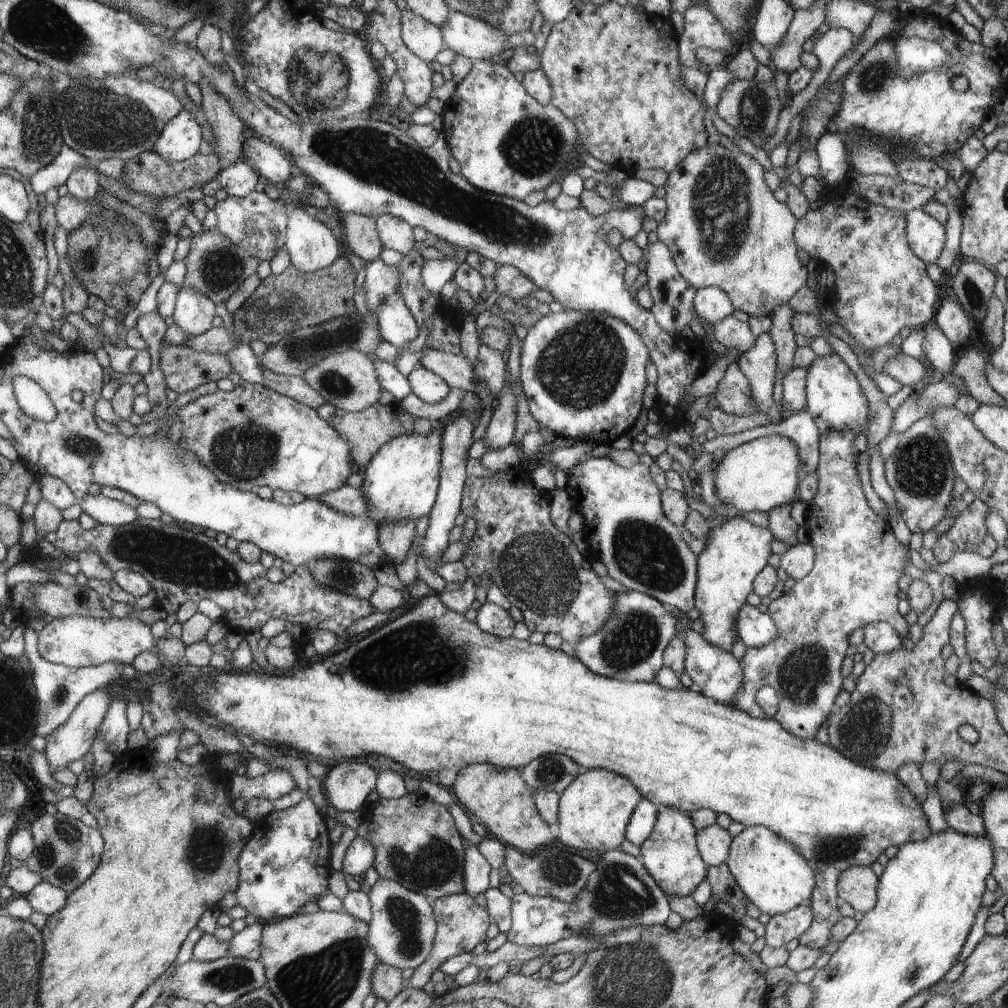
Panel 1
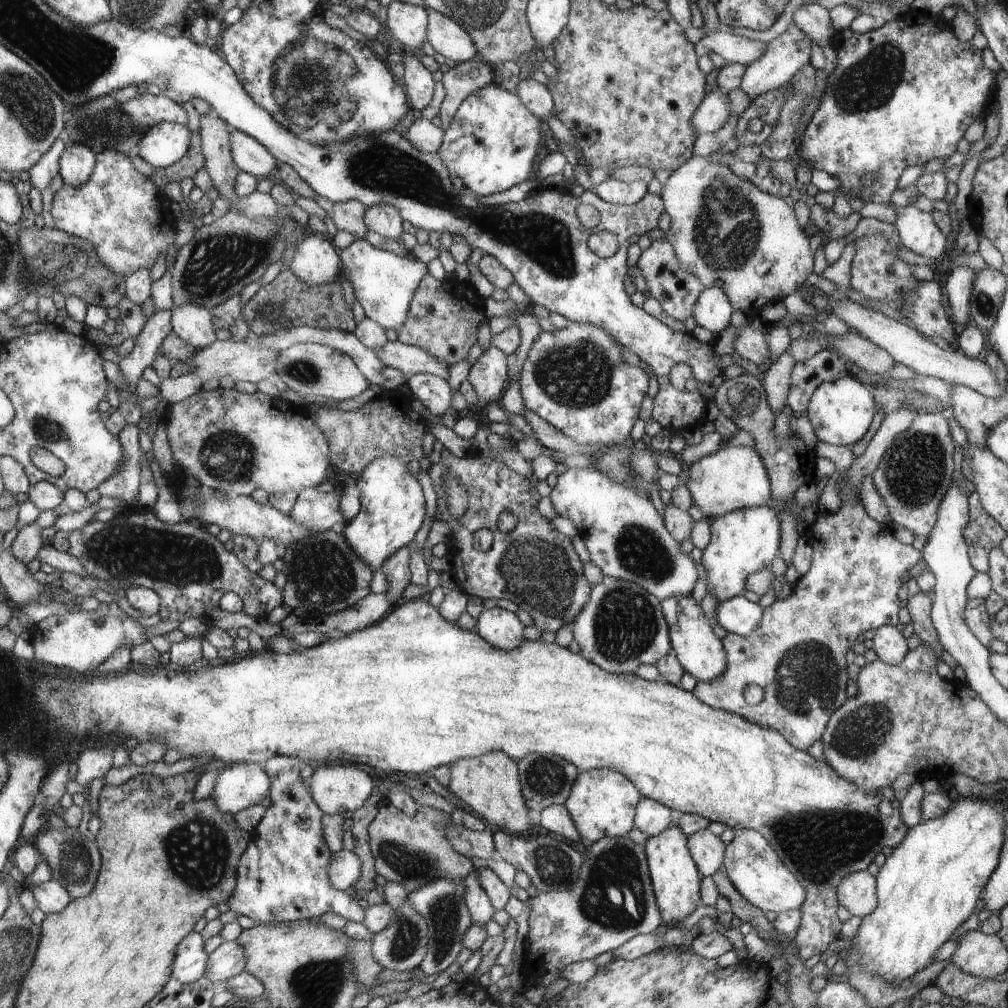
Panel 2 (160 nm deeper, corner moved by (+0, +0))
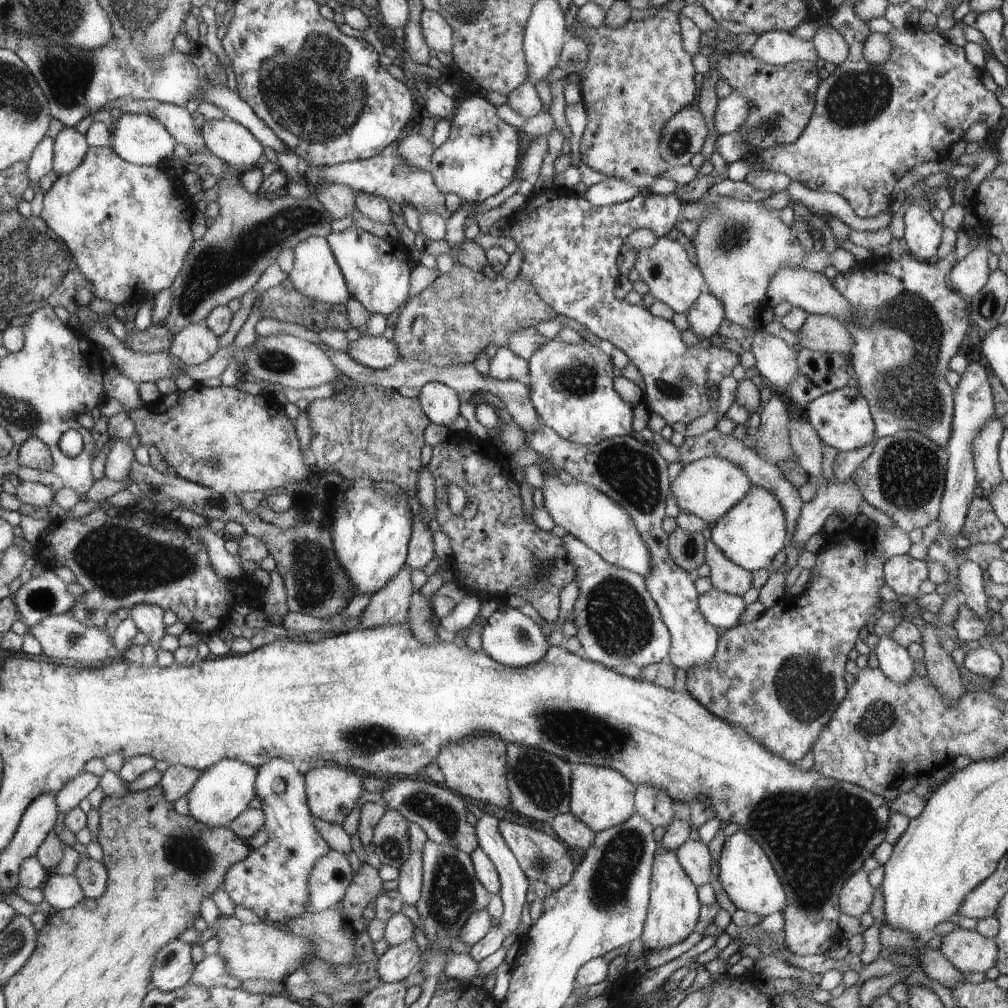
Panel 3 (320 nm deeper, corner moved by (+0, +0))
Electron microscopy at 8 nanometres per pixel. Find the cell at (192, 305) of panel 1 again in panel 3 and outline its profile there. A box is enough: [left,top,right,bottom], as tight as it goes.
[167,322,218,365]

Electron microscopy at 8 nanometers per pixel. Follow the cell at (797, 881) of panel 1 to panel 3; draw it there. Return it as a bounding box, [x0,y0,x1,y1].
[718,827,787,918]

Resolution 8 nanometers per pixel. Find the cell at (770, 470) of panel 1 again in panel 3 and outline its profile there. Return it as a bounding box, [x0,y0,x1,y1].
[669,456,752,527]

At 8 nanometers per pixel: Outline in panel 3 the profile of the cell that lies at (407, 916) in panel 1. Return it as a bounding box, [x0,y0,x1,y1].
[377,940,420,984]

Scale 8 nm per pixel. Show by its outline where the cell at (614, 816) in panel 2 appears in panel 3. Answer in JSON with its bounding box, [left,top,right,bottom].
[569,765,637,833]

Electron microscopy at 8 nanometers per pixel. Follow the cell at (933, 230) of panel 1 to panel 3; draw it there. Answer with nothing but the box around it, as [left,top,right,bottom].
[904,205,943,260]

